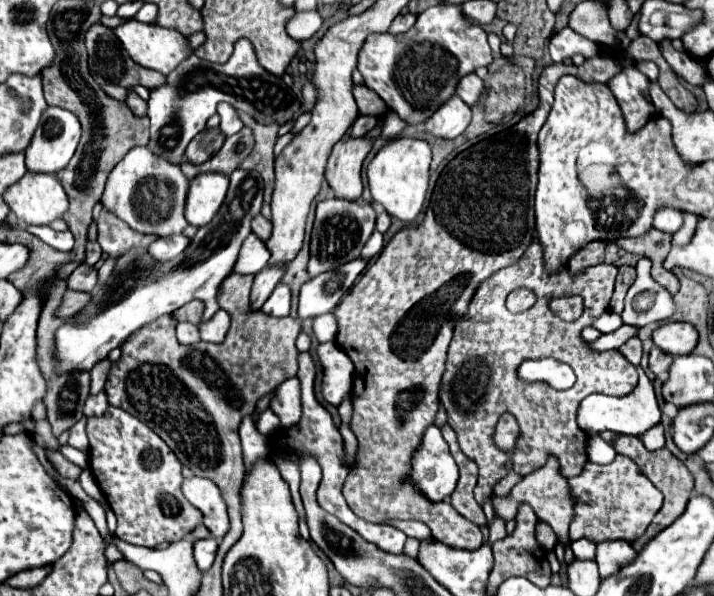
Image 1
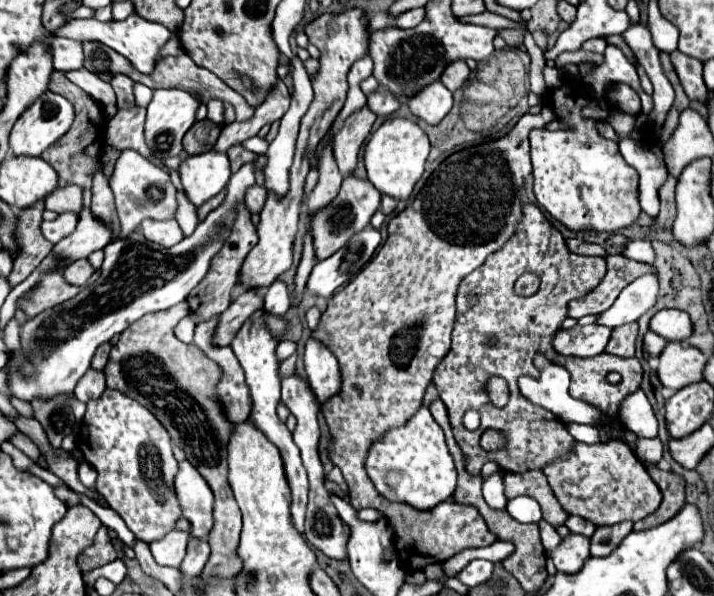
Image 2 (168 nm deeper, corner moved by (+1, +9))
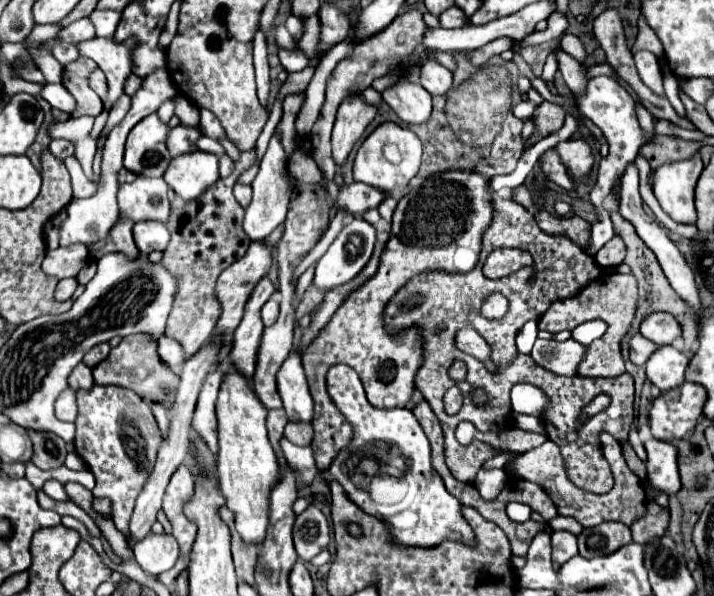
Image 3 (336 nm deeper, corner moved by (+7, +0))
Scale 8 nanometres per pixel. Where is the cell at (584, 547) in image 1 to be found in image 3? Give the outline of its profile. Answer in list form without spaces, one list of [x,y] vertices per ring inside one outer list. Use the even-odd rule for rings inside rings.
[[[563,515],[553,517],[553,519],[549,521],[549,527],[551,527],[553,531],[569,531],[569,533],[575,533],[575,535],[579,535],[581,529],[583,529],[573,517],[563,517]]]

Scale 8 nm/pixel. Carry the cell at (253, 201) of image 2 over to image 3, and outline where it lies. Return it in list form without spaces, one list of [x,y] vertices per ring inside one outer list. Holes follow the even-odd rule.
[[[235,183],[235,189],[233,189],[233,193],[235,193],[235,199],[239,201],[239,205],[241,205],[241,207],[249,205],[249,197],[251,197],[251,185]]]

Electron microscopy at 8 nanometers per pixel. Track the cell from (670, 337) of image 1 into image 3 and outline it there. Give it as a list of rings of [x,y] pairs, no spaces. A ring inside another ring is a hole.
[[[655,311],[643,319],[641,335],[657,345],[671,345],[677,337],[681,337],[681,327],[677,325],[673,315]]]

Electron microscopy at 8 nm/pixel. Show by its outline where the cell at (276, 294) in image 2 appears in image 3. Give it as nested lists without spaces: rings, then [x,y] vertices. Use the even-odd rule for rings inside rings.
[[[269,299],[261,309],[261,321],[265,327],[269,327],[277,321],[277,317],[279,317],[279,303],[275,299]]]

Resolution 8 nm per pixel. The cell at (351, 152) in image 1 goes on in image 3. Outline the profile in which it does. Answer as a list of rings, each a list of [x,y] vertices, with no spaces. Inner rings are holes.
[[[361,93],[349,95],[337,109],[337,119],[333,127],[333,159],[337,165],[343,165],[353,145],[361,139],[367,125],[377,113],[375,105],[363,101]]]

